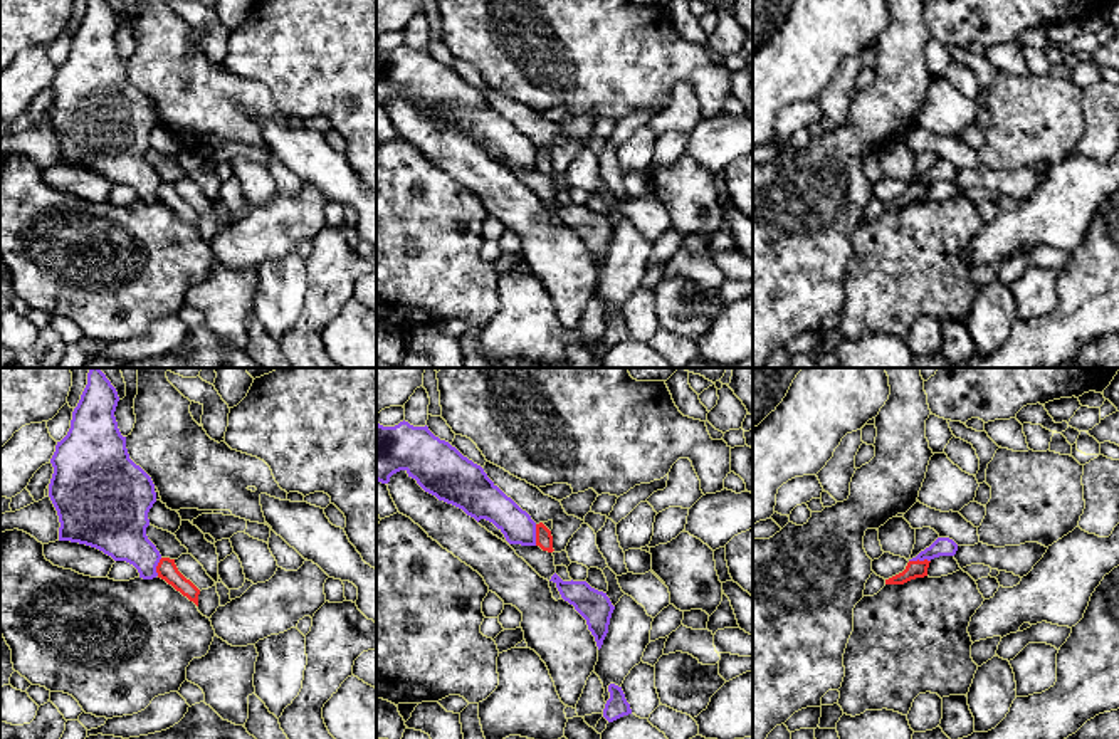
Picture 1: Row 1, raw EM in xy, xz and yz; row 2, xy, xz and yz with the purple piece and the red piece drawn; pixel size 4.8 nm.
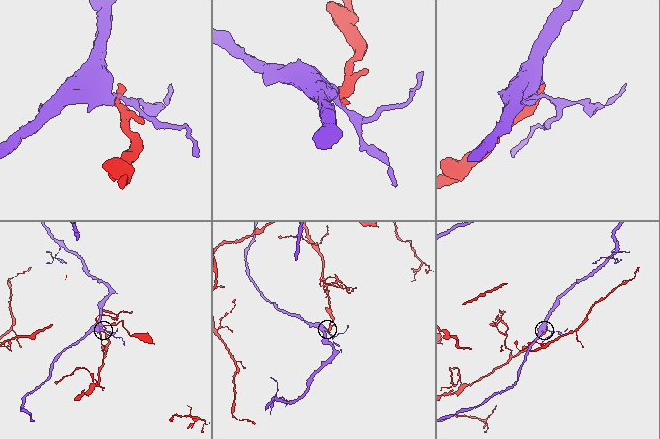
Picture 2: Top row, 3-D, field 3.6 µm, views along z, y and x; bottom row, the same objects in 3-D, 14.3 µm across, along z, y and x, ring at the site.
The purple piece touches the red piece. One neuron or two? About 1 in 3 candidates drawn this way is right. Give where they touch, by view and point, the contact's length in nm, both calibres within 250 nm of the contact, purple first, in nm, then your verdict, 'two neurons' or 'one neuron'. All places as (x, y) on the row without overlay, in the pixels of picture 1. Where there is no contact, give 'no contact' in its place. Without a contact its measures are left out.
meets purple in xz at (535, 158); contact 100 nm long; 160 nm thick on the purple side, 80 nm on the other; two neurons

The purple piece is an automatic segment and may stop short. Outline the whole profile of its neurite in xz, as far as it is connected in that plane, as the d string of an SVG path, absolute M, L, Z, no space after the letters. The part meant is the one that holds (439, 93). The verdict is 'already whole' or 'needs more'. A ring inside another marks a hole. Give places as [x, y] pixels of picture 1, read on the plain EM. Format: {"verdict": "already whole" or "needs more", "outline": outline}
{"verdict": "already whole", "outline": "M403 44L395 50L383 50L376 45L376 104L388 107L400 94L415 102L425 116L462 133L477 146L481 143L492 146L509 168L536 170L536 146L487 101L481 89L435 60L427 49L413 50Z"}

